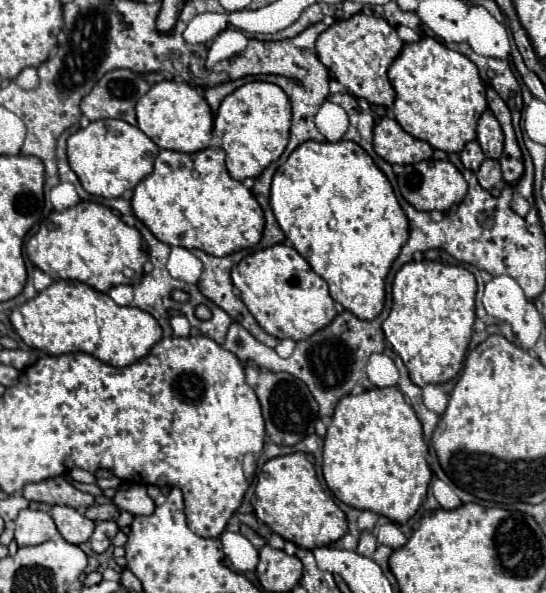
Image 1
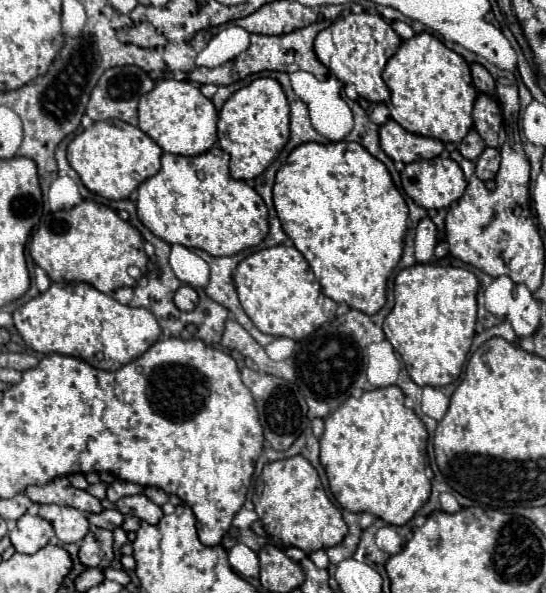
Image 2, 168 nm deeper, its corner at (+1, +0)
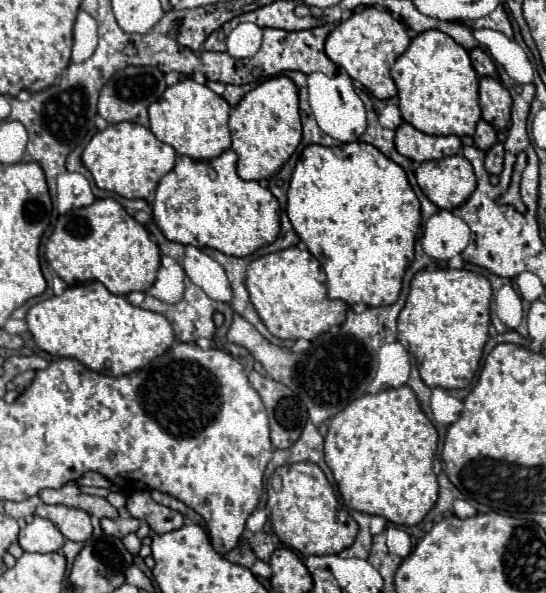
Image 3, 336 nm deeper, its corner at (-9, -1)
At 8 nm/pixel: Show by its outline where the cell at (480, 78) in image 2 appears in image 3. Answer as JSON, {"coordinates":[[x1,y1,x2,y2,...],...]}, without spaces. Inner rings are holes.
{"coordinates":[[475,47,473,51,469,51,469,57,471,57,471,63,473,63,479,77,495,77,495,73,497,73,495,63,483,49]]}

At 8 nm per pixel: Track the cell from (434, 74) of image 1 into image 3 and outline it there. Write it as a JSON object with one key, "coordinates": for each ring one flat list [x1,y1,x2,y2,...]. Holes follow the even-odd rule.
{"coordinates":[[423,31,419,33,409,49,397,59,397,63,391,69,391,77,399,91,399,109,407,123,411,123,415,129,427,133,427,135,473,135,475,125,481,119,481,107,479,107,479,75,475,73,469,53,457,45,449,35,441,31]]}

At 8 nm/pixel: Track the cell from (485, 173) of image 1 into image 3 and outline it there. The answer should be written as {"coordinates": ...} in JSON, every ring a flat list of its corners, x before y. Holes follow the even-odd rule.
{"coordinates":[[495,143,495,147,491,147,491,151,487,151,485,157,485,169,491,175,499,175,503,171,503,157,505,157,505,149,501,143]]}

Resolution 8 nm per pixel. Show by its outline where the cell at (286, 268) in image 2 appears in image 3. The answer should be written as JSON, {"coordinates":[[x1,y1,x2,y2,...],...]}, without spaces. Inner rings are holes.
{"coordinates":[[289,247,251,261,247,267,245,287,261,321,269,333,279,339,295,341,303,337,311,341,317,335,329,331,329,327,341,325,345,321,347,303,327,297,321,263,307,249,303,251,299,247]]}

